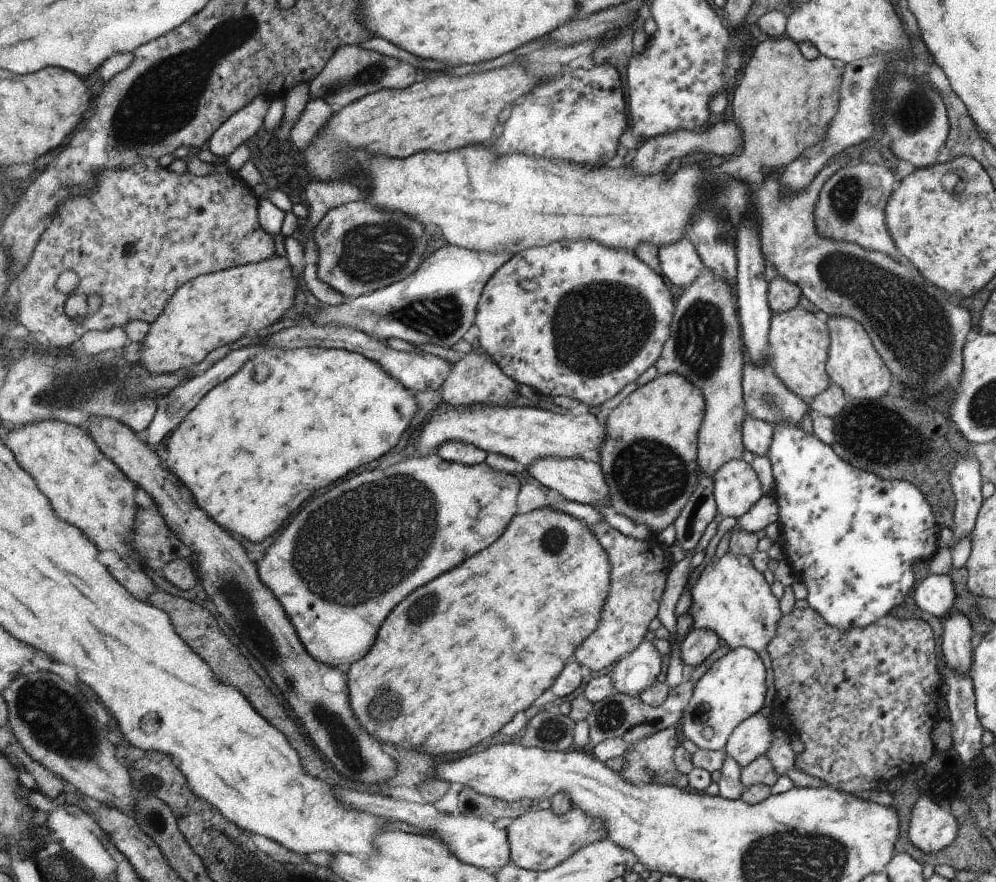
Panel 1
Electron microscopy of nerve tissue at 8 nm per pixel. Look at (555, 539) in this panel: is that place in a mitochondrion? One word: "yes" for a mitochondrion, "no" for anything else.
yes

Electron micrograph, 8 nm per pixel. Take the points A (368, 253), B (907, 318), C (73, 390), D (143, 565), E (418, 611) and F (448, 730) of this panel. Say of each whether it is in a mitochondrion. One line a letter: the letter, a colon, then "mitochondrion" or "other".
A: mitochondrion
B: mitochondrion
C: mitochondrion
D: other
E: mitochondrion
F: other

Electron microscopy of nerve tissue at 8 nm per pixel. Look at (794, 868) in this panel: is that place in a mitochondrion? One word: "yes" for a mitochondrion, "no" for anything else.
yes

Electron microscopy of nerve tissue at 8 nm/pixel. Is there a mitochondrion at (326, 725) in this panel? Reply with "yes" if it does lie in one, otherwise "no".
yes

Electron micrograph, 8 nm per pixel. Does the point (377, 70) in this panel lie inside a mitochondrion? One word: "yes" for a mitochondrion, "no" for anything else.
yes

